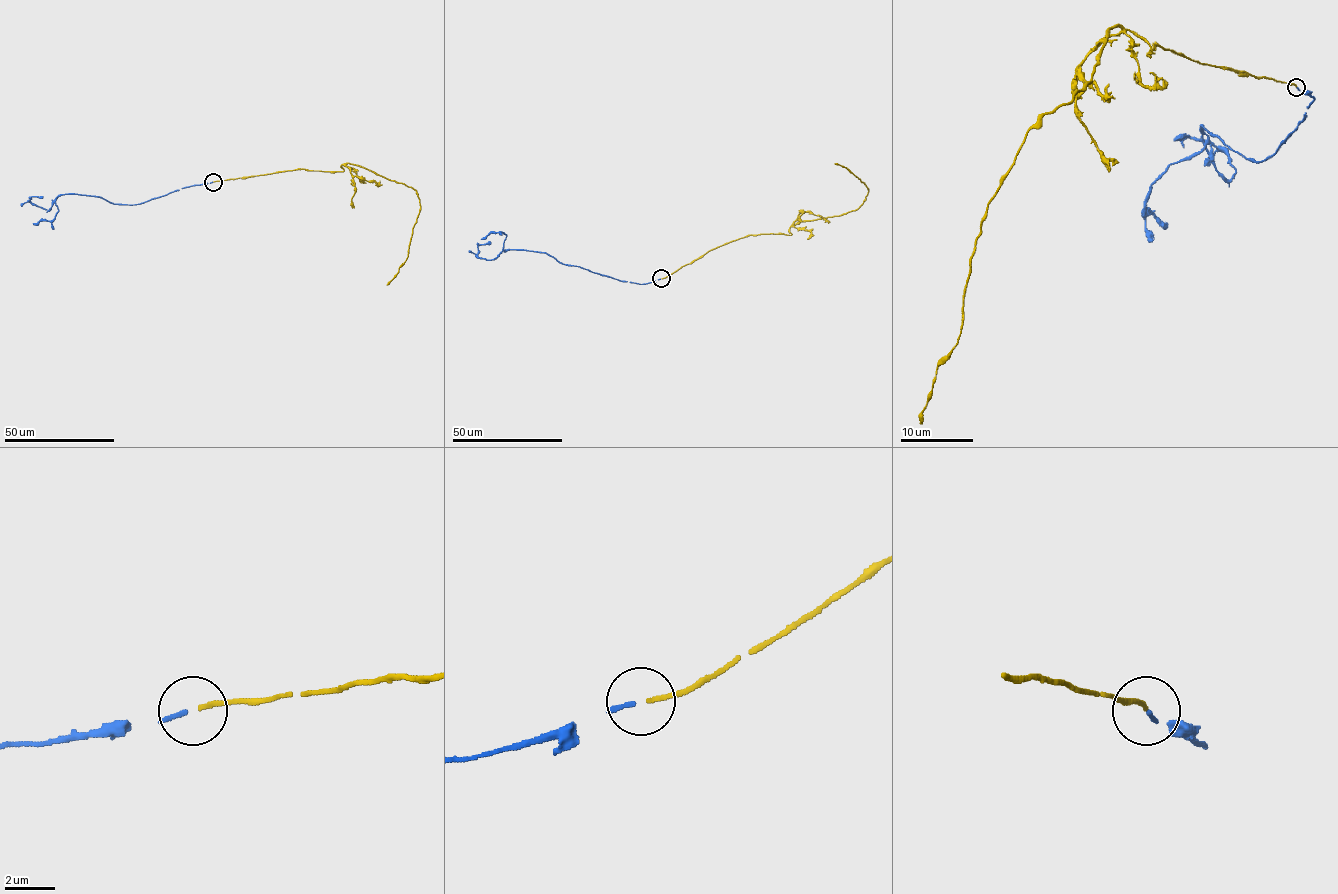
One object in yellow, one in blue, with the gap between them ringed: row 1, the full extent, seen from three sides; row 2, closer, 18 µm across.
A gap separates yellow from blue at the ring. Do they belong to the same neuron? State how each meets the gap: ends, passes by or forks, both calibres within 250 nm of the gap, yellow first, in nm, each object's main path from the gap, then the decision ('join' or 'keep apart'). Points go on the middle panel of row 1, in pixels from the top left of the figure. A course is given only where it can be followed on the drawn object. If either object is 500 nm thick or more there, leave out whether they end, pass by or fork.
yellow ends; blue ends; calibres 180 and 180 nm; course yellow (661, 278), (746, 236), (791, 235), (790, 228), (801, 221), (857, 209), (868, 189), (834, 163); course blue (660, 279), (620, 281), (526, 250), (504, 249), (490, 260), (480, 258), (478, 245), (491, 242); join

